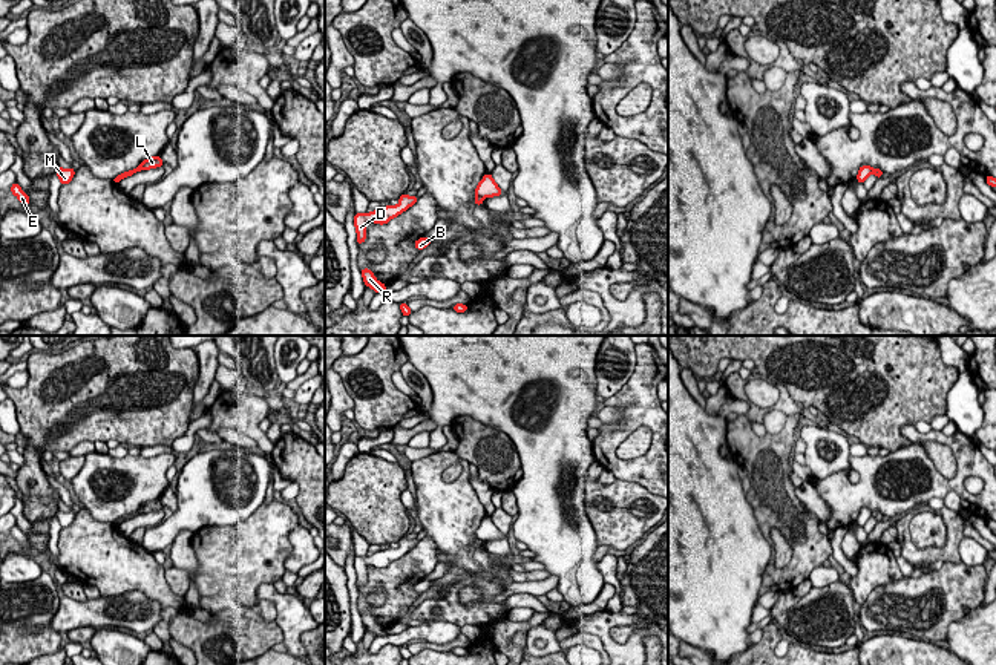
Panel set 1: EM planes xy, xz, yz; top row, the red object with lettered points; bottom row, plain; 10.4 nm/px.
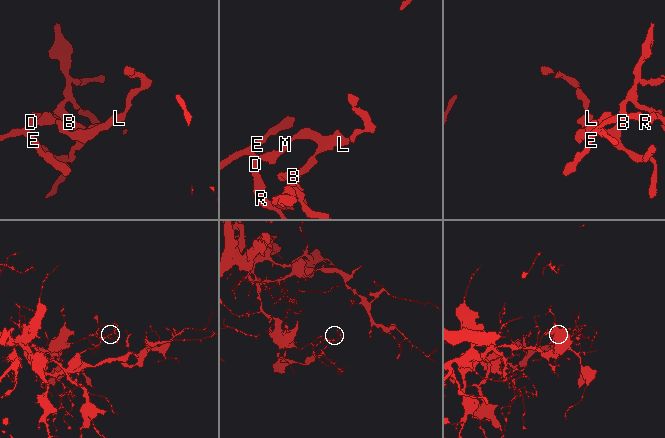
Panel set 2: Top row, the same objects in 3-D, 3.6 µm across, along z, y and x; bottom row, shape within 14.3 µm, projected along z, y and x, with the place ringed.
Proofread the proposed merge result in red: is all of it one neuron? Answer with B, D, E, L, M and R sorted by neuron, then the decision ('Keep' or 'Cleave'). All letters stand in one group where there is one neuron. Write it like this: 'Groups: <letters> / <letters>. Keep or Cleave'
Groups: B / D E L M R. Cleave

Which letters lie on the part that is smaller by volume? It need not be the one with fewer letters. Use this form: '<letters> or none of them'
B

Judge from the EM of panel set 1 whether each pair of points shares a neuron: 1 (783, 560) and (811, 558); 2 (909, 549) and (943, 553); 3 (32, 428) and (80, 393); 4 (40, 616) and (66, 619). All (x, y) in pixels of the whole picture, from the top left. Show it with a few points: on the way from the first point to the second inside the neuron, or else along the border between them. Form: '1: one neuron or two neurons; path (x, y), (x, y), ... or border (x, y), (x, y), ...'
1: two neurons; border (773, 527), (791, 547), (791, 560), (776, 569)
2: one neuron; path (917, 553), (935, 553)
3: one neuron; path (45, 422), (68, 399)
4: two neurons; border (60, 598), (51, 621), (51, 627), (58, 633)

